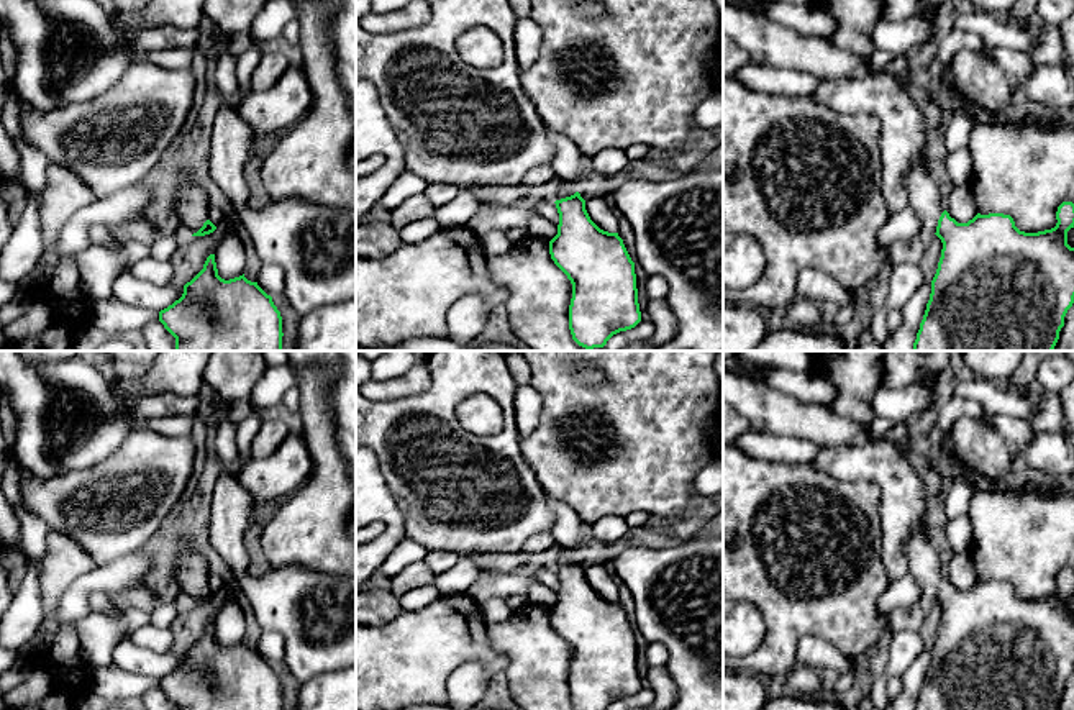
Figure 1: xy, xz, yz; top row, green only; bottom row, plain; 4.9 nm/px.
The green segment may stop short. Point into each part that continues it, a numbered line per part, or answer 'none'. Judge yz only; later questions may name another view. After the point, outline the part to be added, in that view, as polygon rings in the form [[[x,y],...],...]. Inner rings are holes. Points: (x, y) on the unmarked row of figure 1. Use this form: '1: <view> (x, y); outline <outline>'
1: yz (923, 566); outline [[[923,525],[913,526],[903,541],[903,551],[908,559],[908,574],[922,590],[922,600],[935,602],[938,587],[944,579],[940,559],[931,538]]]

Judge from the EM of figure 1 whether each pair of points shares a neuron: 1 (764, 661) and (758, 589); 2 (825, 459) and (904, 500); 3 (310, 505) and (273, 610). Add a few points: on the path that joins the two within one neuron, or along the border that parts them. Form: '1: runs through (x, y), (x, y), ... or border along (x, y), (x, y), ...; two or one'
1: runs through (774, 643), (774, 607); one
2: runs through (845, 463), (868, 463), (886, 481); one
3: border along (273, 566), (302, 564), (327, 573); two

